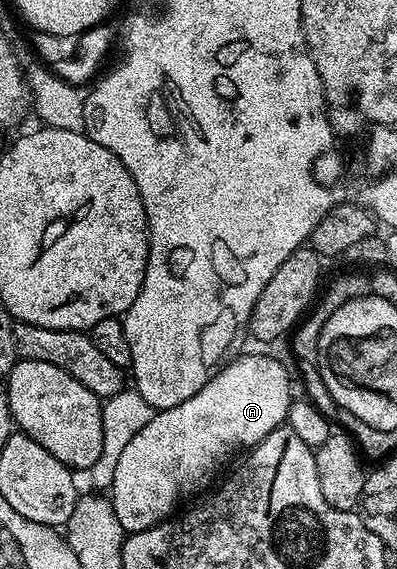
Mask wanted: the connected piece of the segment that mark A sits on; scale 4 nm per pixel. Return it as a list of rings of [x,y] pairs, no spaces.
[[[239,356],[232,364],[226,364],[212,375],[210,382],[197,390],[197,394],[193,394],[193,398],[181,402],[181,406],[156,411],[152,420],[126,443],[109,489],[111,505],[124,533],[140,532],[162,524],[176,511],[174,508],[179,500],[206,486],[207,479],[222,466],[226,456],[233,455],[238,448],[250,449],[273,430],[284,427],[293,399],[291,376],[286,366],[271,356]]]

